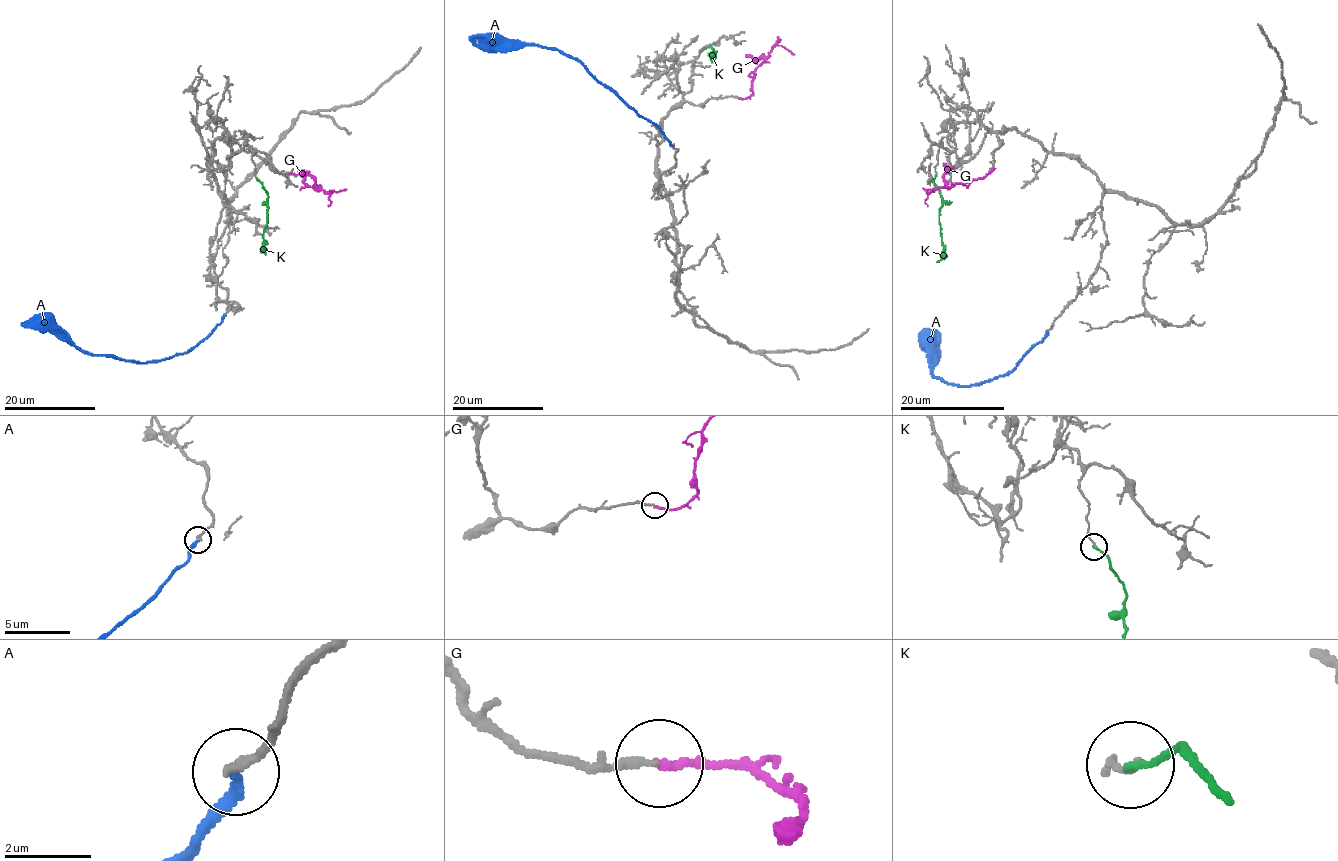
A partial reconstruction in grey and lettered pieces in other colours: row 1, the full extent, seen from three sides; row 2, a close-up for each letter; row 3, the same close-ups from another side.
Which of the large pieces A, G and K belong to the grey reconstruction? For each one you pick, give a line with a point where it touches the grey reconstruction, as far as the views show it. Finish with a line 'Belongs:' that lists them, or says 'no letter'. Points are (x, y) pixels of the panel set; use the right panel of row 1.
G: meets grey at (992, 169)
Belongs: G

